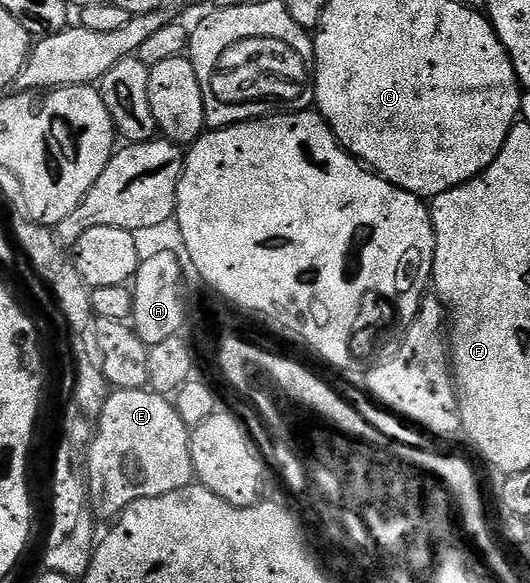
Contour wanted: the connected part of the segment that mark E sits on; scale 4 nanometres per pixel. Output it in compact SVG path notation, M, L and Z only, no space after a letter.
M149 388L110 391L105 398L101 415L96 417L95 431L87 453L89 494L96 511L113 518L136 500L159 498L194 483L190 435L190 425L185 424L183 418L179 418L177 405L170 397L160 396Z

